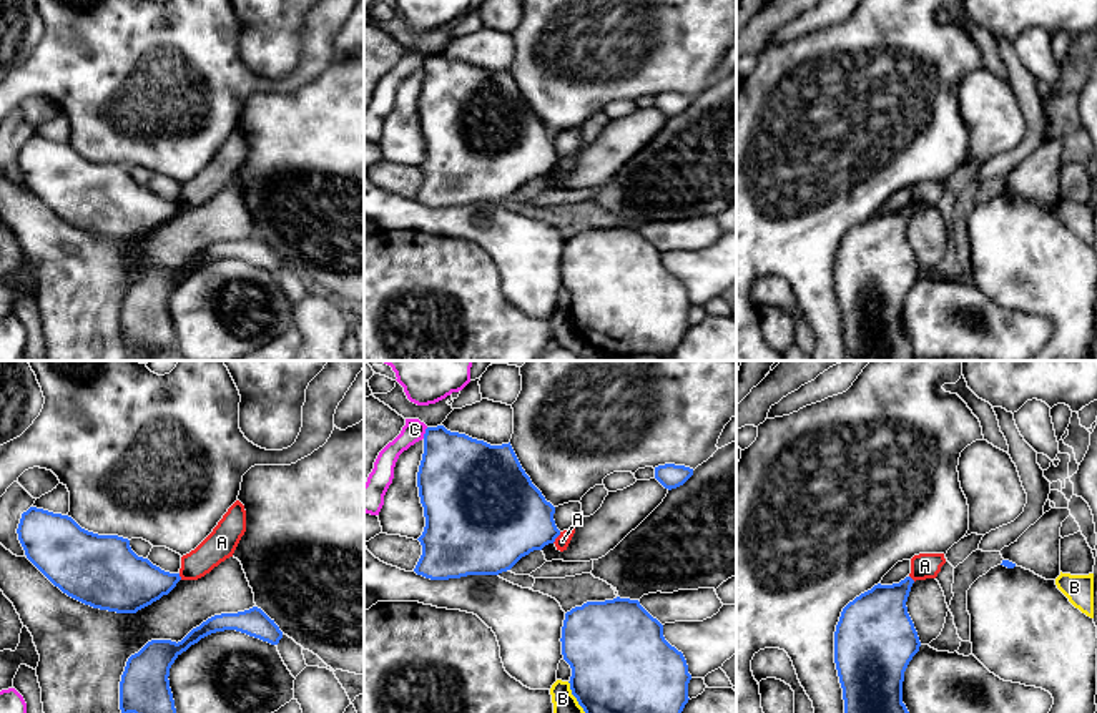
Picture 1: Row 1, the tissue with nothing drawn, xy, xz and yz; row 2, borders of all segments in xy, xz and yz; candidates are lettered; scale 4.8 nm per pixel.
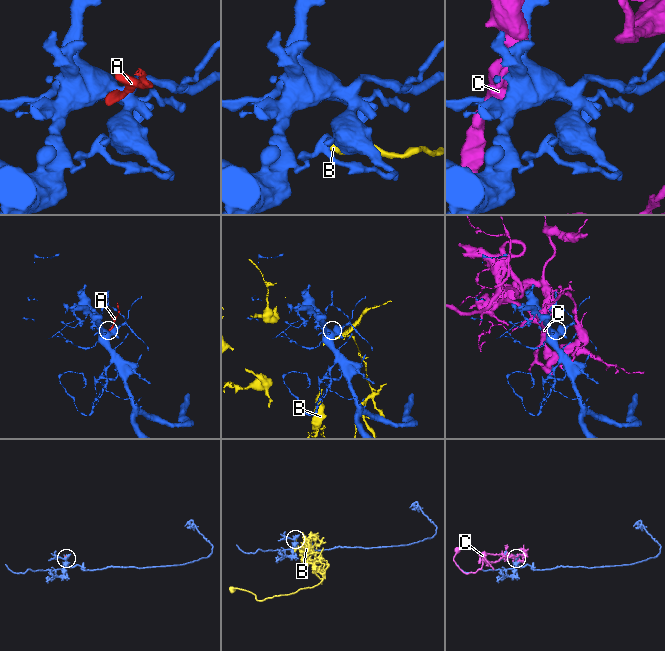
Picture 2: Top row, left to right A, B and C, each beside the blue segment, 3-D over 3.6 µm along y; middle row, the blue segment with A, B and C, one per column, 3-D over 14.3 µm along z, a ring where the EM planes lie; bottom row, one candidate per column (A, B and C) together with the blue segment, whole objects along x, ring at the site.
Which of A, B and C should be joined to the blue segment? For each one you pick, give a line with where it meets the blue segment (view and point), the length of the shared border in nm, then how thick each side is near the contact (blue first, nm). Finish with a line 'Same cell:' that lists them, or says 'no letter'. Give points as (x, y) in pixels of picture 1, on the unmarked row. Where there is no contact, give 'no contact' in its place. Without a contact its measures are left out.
Same cell: no letter

